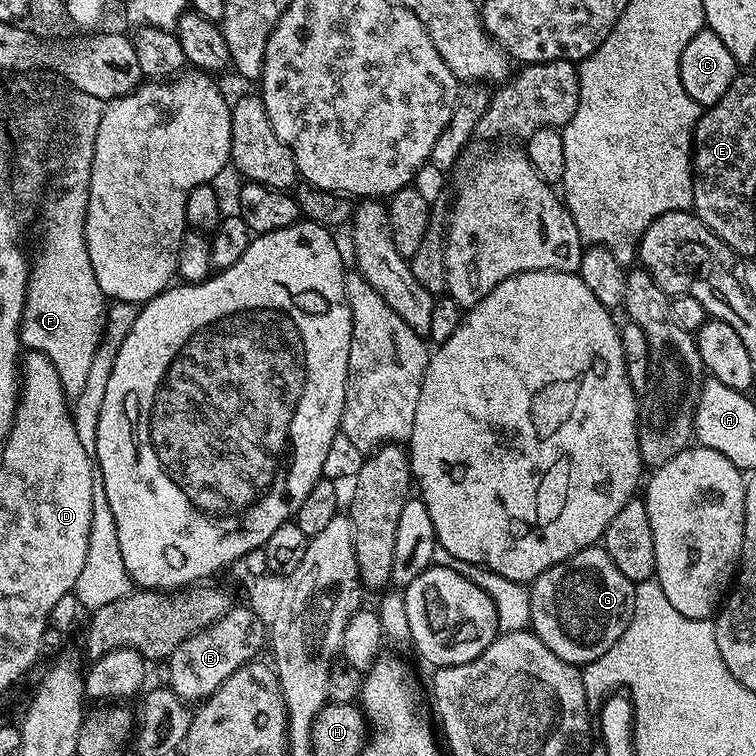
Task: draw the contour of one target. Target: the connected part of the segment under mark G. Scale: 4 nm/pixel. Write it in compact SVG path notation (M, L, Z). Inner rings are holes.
M602 546L578 550L566 562L550 566L528 588L530 631L567 664L583 666L602 658L630 626L636 585L610 562Z

